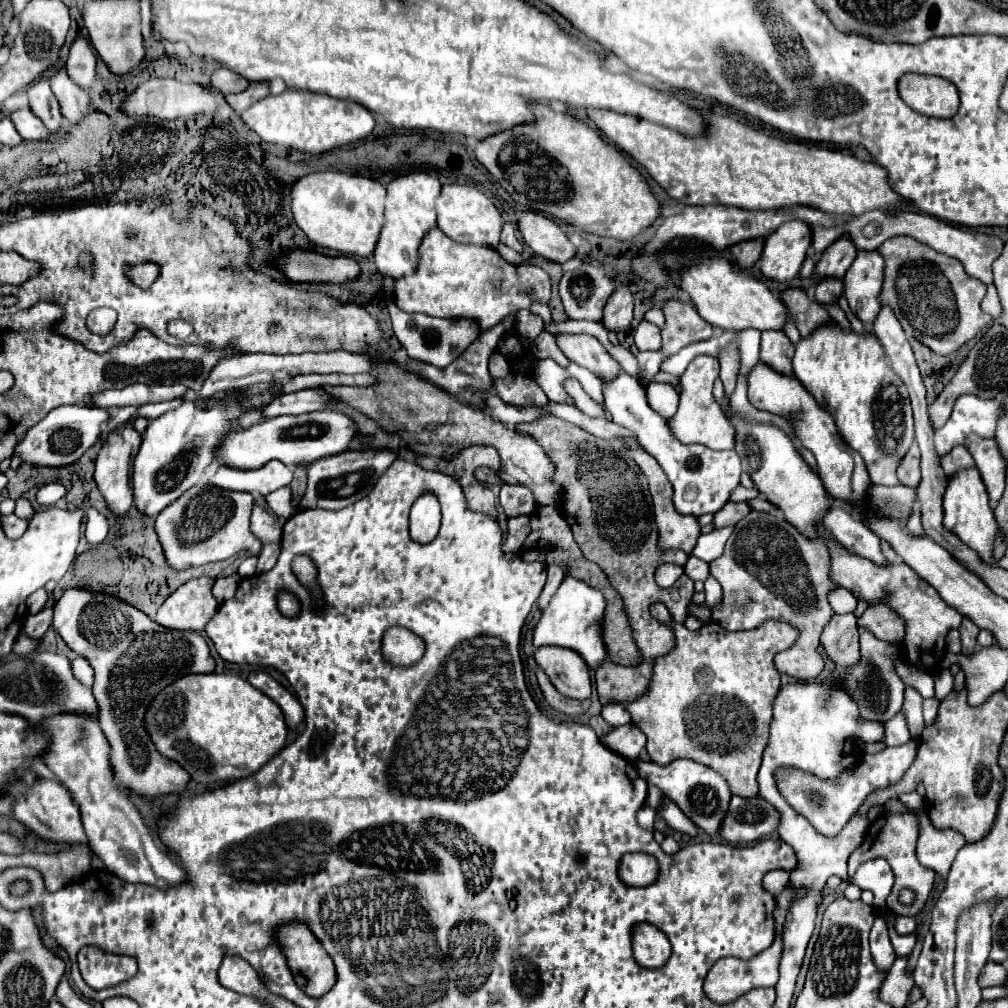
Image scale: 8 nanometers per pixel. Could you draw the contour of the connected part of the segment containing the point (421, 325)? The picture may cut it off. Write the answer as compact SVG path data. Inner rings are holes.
M390 279L384 281L384 289L388 293L386 303L388 303L390 317L392 317L394 333L398 337L398 341L402 343L402 347L406 349L408 357L414 361L430 363L434 367L446 367L480 335L478 323L474 323L470 319L438 319L438 317L428 317L422 313L412 313L412 315L404 313L398 309L398 305L394 301L394 283Z

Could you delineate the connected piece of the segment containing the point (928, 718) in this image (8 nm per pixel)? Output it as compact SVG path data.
M926 699L926 701L924 701L924 725L926 725L926 727L930 727L930 725L936 721L938 705L940 705L938 699Z

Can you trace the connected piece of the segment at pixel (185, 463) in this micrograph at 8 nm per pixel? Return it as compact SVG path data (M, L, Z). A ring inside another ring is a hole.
M258 383L242 389L246 399L242 403L218 403L212 409L198 409L194 403L186 401L174 411L160 415L150 421L144 435L140 451L134 459L132 487L134 487L134 505L142 515L156 517L166 505L178 499L184 491L198 483L202 471L214 463L214 449L220 443L222 435L230 429L240 427L238 417L244 409L262 409L280 393L280 383Z

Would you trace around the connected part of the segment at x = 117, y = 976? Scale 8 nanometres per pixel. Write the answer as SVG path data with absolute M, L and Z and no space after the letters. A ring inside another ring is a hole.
M82 947L78 953L78 966L84 981L92 989L106 989L136 973L136 959L126 955L108 955L98 947Z

